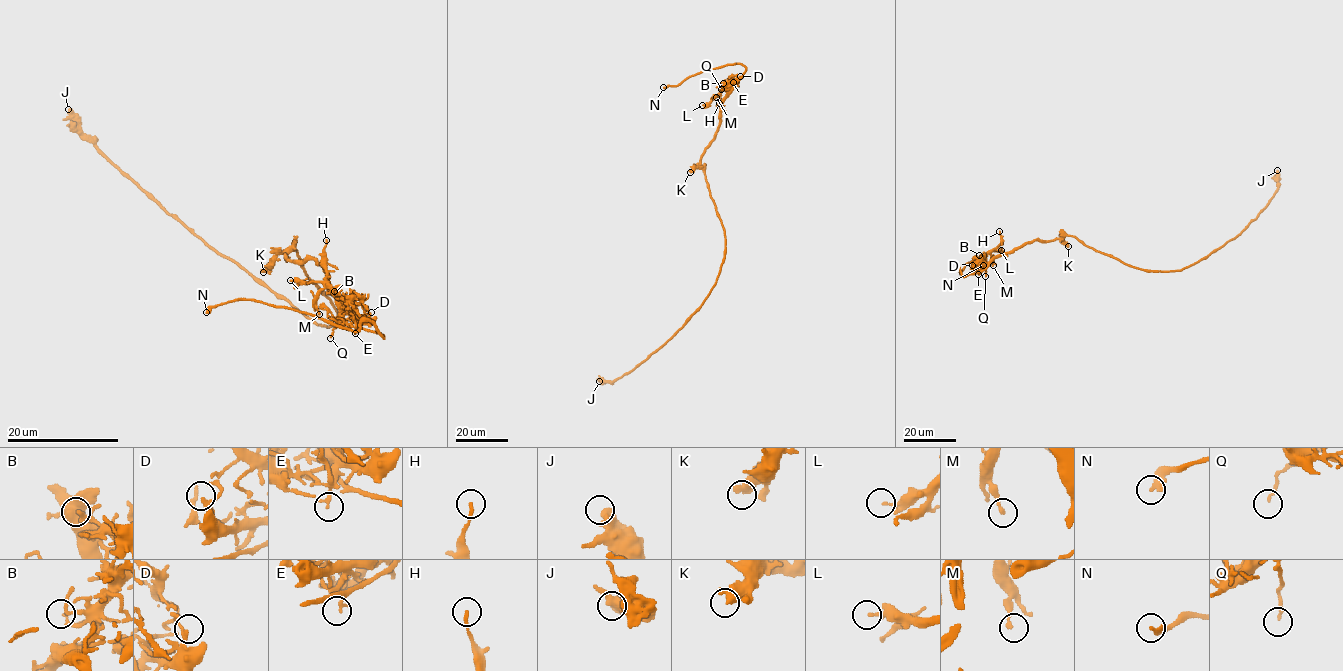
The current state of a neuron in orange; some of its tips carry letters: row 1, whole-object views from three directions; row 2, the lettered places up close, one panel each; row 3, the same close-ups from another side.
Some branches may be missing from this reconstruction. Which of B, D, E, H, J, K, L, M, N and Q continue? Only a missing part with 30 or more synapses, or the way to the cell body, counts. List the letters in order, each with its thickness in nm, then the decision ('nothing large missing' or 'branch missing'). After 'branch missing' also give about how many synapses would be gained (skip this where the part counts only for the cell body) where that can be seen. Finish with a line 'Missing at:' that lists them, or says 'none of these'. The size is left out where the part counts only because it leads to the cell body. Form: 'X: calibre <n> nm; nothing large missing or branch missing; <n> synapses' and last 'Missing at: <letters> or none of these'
B: calibre 140 nm; nothing large missing
D: calibre 160 nm; nothing large missing
E: calibre 190 nm; nothing large missing
H: calibre 160 nm; nothing large missing
J: calibre 550 nm; nothing large missing
K: calibre 500 nm; nothing large missing
L: calibre 170 nm; nothing large missing
M: calibre 170 nm; nothing large missing
N: calibre 300 nm; branch missing
Q: calibre 150 nm; nothing large missing
Missing at: N

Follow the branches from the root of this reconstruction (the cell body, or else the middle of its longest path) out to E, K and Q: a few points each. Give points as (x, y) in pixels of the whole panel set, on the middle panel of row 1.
E: (715, 206), (700, 158), (717, 130), (720, 105), (733, 82)
K: (715, 206), (704, 171), (694, 167), (690, 172)
Q: (715, 206), (700, 158), (719, 124), (720, 105), (728, 89), (721, 89)

